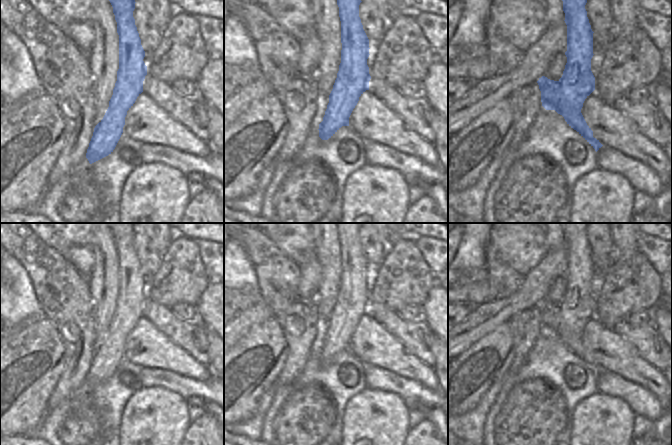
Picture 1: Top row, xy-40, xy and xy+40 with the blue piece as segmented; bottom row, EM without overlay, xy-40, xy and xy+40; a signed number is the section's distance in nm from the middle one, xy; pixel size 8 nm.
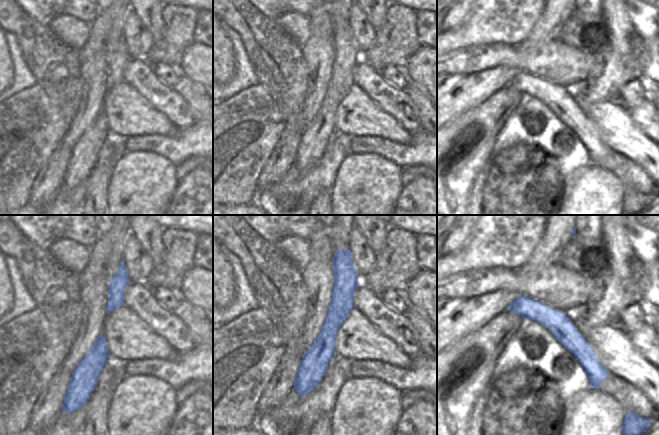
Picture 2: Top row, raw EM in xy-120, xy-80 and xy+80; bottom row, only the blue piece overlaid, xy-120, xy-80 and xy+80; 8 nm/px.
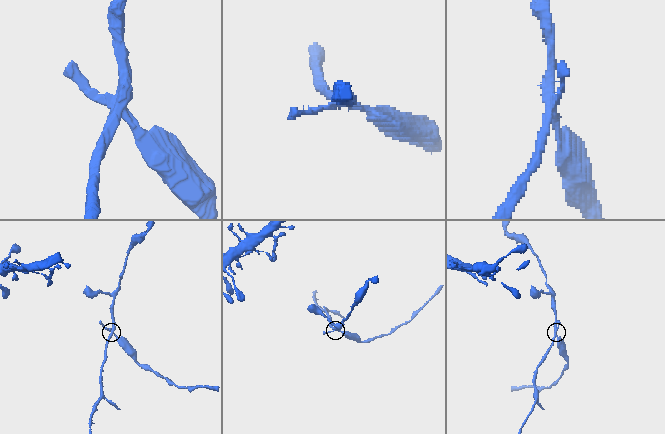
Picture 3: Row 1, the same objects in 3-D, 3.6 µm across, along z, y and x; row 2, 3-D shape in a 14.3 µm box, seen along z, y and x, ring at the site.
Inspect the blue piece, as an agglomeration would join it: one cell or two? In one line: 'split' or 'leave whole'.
split

